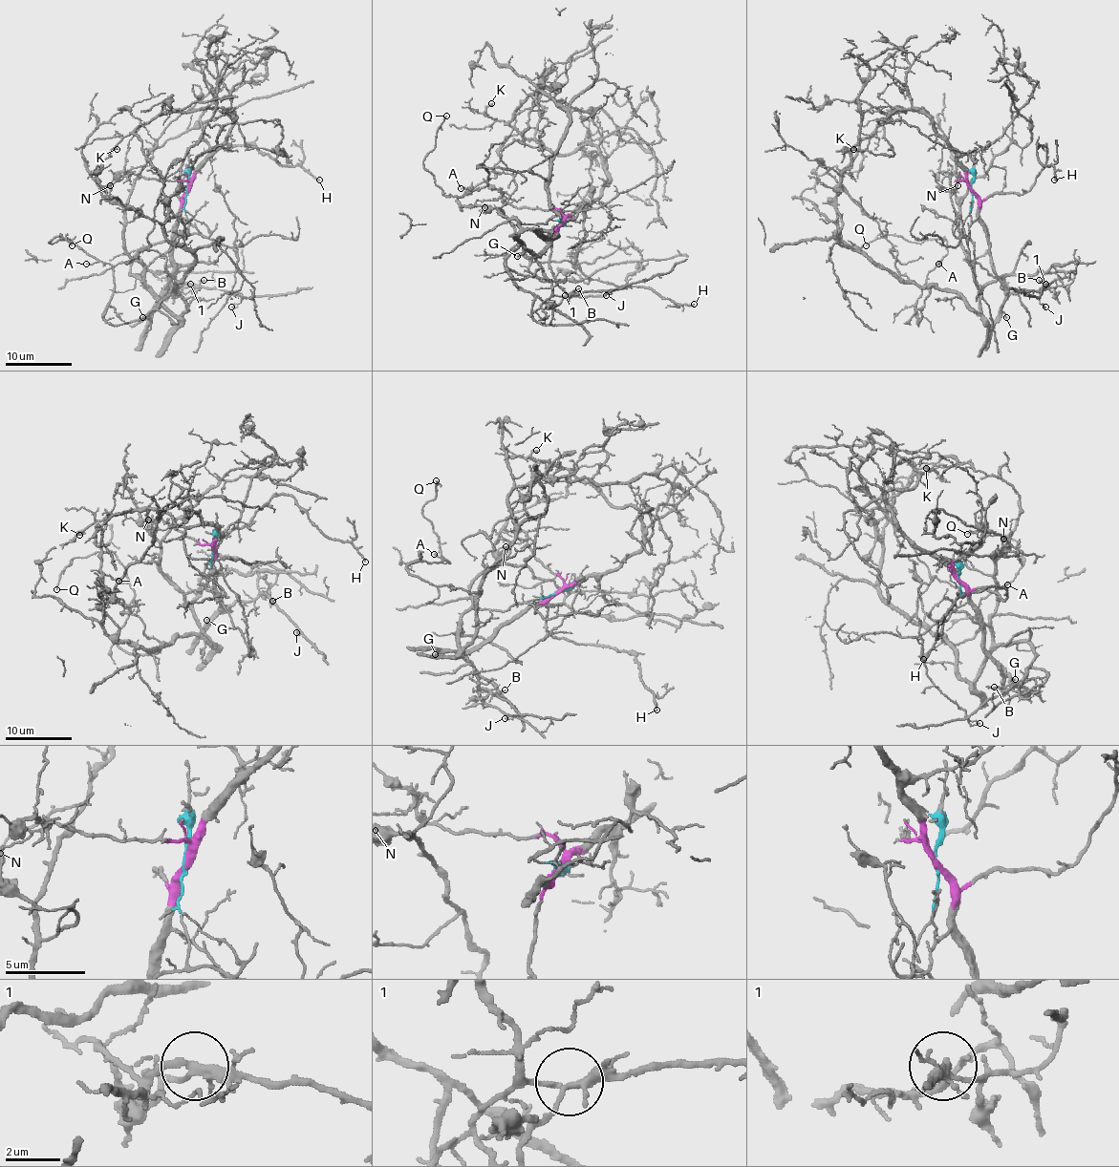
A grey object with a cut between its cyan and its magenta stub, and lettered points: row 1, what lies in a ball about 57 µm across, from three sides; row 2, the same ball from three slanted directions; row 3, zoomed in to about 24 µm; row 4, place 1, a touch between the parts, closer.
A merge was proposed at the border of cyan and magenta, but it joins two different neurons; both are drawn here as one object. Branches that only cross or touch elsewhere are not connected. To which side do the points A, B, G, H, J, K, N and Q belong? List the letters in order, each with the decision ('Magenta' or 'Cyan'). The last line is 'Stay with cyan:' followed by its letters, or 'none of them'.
A: Cyan
B: Magenta
G: Magenta
H: Magenta
J: Magenta
K: Magenta
N: Cyan
Q: Cyan
Stay with cyan: A, N, Q

